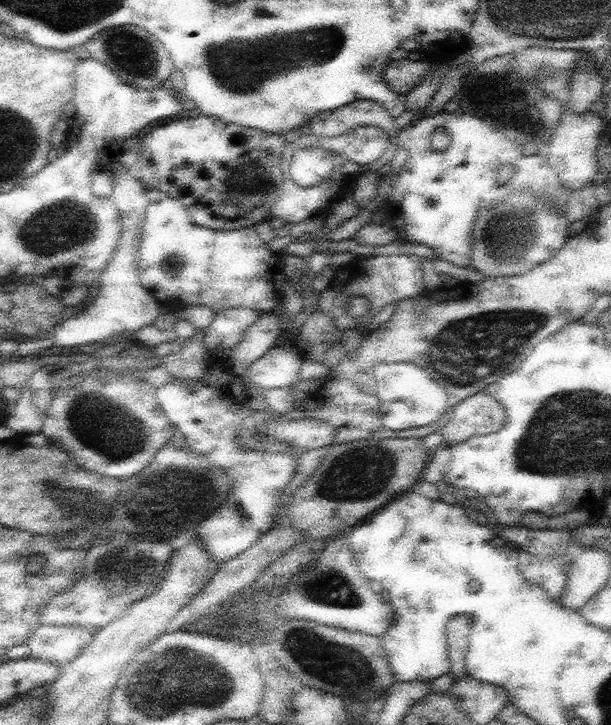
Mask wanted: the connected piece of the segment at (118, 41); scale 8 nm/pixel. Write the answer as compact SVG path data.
M136 25L104 29L90 38L83 48L88 48L88 52L85 52L87 56L106 63L126 85L140 90L156 90L166 86L164 80L170 80L172 72L176 70L169 50L153 34Z

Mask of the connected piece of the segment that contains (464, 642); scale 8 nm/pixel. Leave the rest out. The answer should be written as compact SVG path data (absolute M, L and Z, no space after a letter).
M460 614L447 625L448 672L454 674L456 679L467 674L464 656L468 650L468 632L472 624L470 616Z

